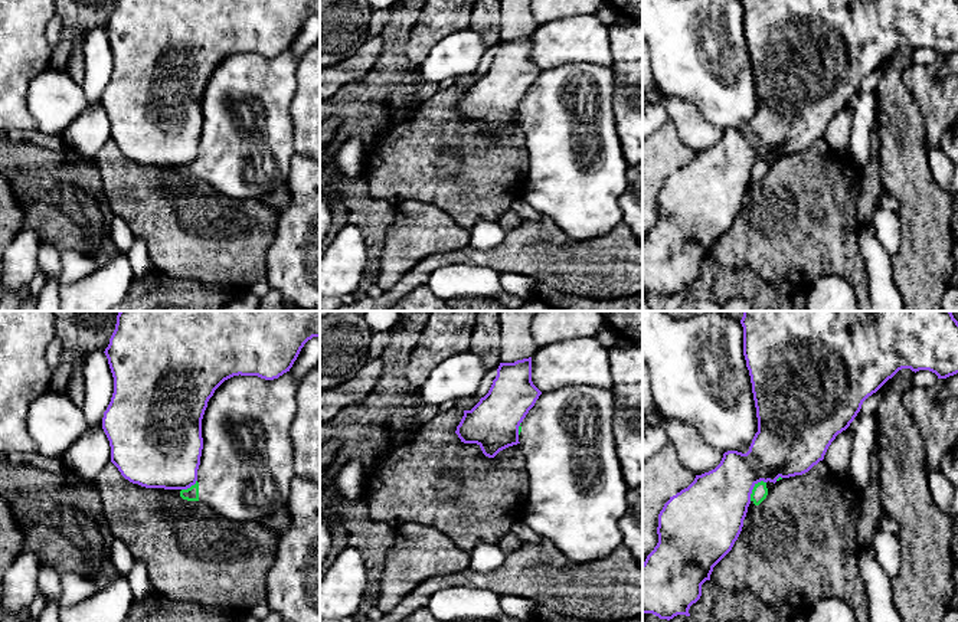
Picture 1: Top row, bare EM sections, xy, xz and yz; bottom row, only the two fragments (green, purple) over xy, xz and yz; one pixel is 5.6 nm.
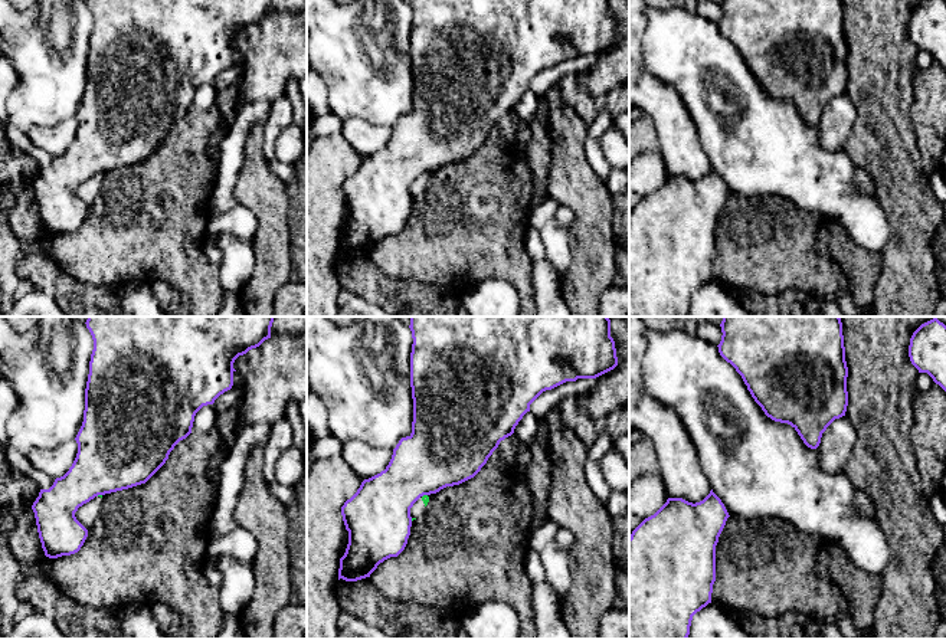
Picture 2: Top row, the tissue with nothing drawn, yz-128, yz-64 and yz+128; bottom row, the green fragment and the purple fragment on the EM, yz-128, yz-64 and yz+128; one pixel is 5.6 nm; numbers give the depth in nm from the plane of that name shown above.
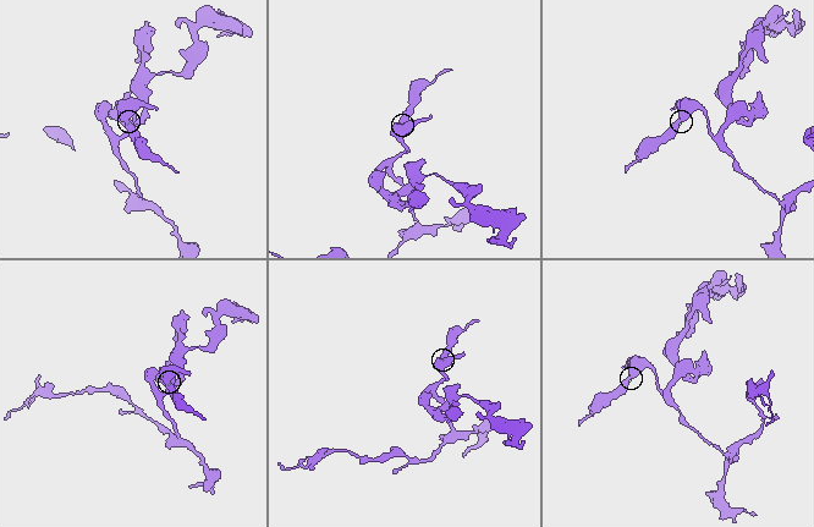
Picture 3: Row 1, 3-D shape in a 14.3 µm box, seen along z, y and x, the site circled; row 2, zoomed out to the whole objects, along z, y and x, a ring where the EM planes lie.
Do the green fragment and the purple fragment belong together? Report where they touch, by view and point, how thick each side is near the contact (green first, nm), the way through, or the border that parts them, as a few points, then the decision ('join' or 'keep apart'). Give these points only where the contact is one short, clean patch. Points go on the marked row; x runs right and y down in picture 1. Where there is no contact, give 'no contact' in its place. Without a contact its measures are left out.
meets green in yz at (754, 488); 90 nm thick on the green side, 360 nm on the other; border along yz (765, 481), (759, 481), (754, 487), (749, 500); keep apart

